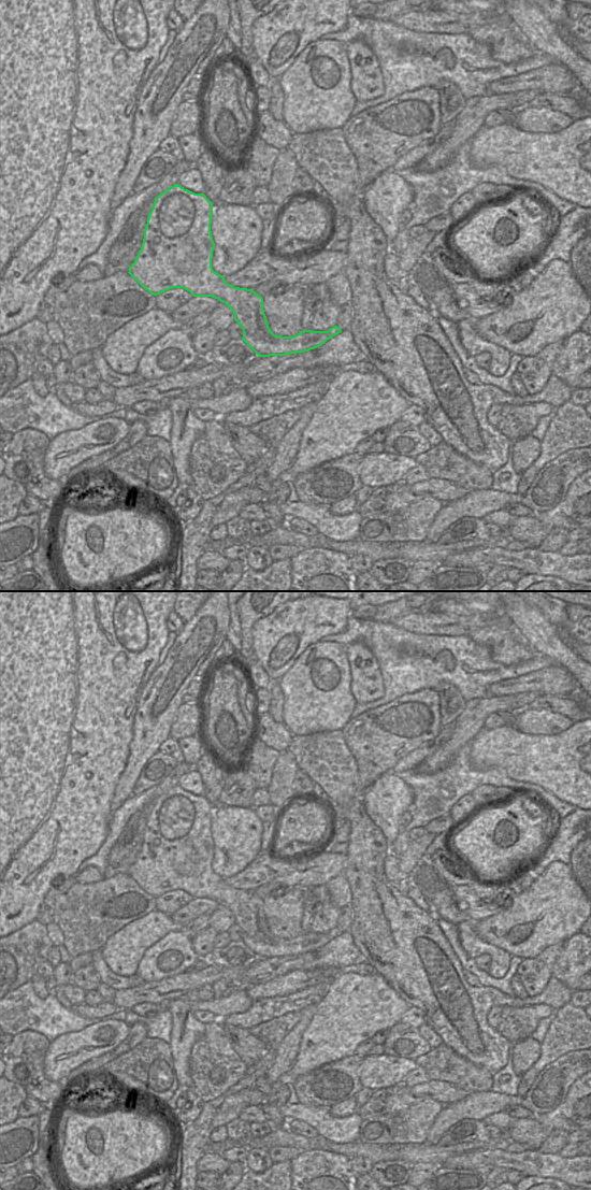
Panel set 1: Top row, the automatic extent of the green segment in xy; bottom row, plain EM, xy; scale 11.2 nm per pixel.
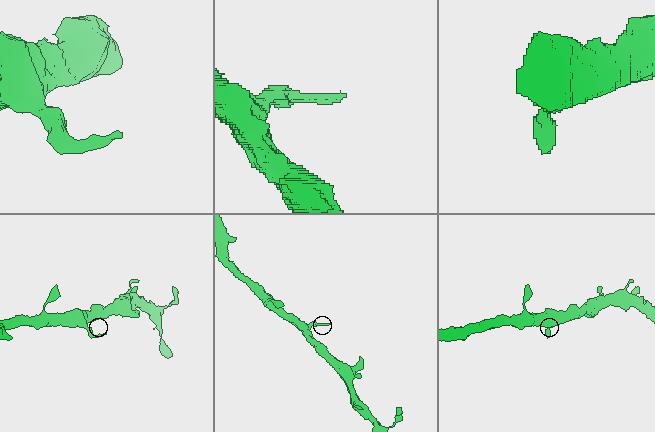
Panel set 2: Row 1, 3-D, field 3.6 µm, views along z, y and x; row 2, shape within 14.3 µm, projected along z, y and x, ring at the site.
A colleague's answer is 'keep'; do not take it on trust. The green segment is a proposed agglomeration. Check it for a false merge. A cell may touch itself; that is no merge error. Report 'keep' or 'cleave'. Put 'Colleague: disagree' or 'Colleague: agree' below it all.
keep
Colleague: agree

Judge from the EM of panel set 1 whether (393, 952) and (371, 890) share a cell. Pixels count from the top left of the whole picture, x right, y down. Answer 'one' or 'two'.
one

